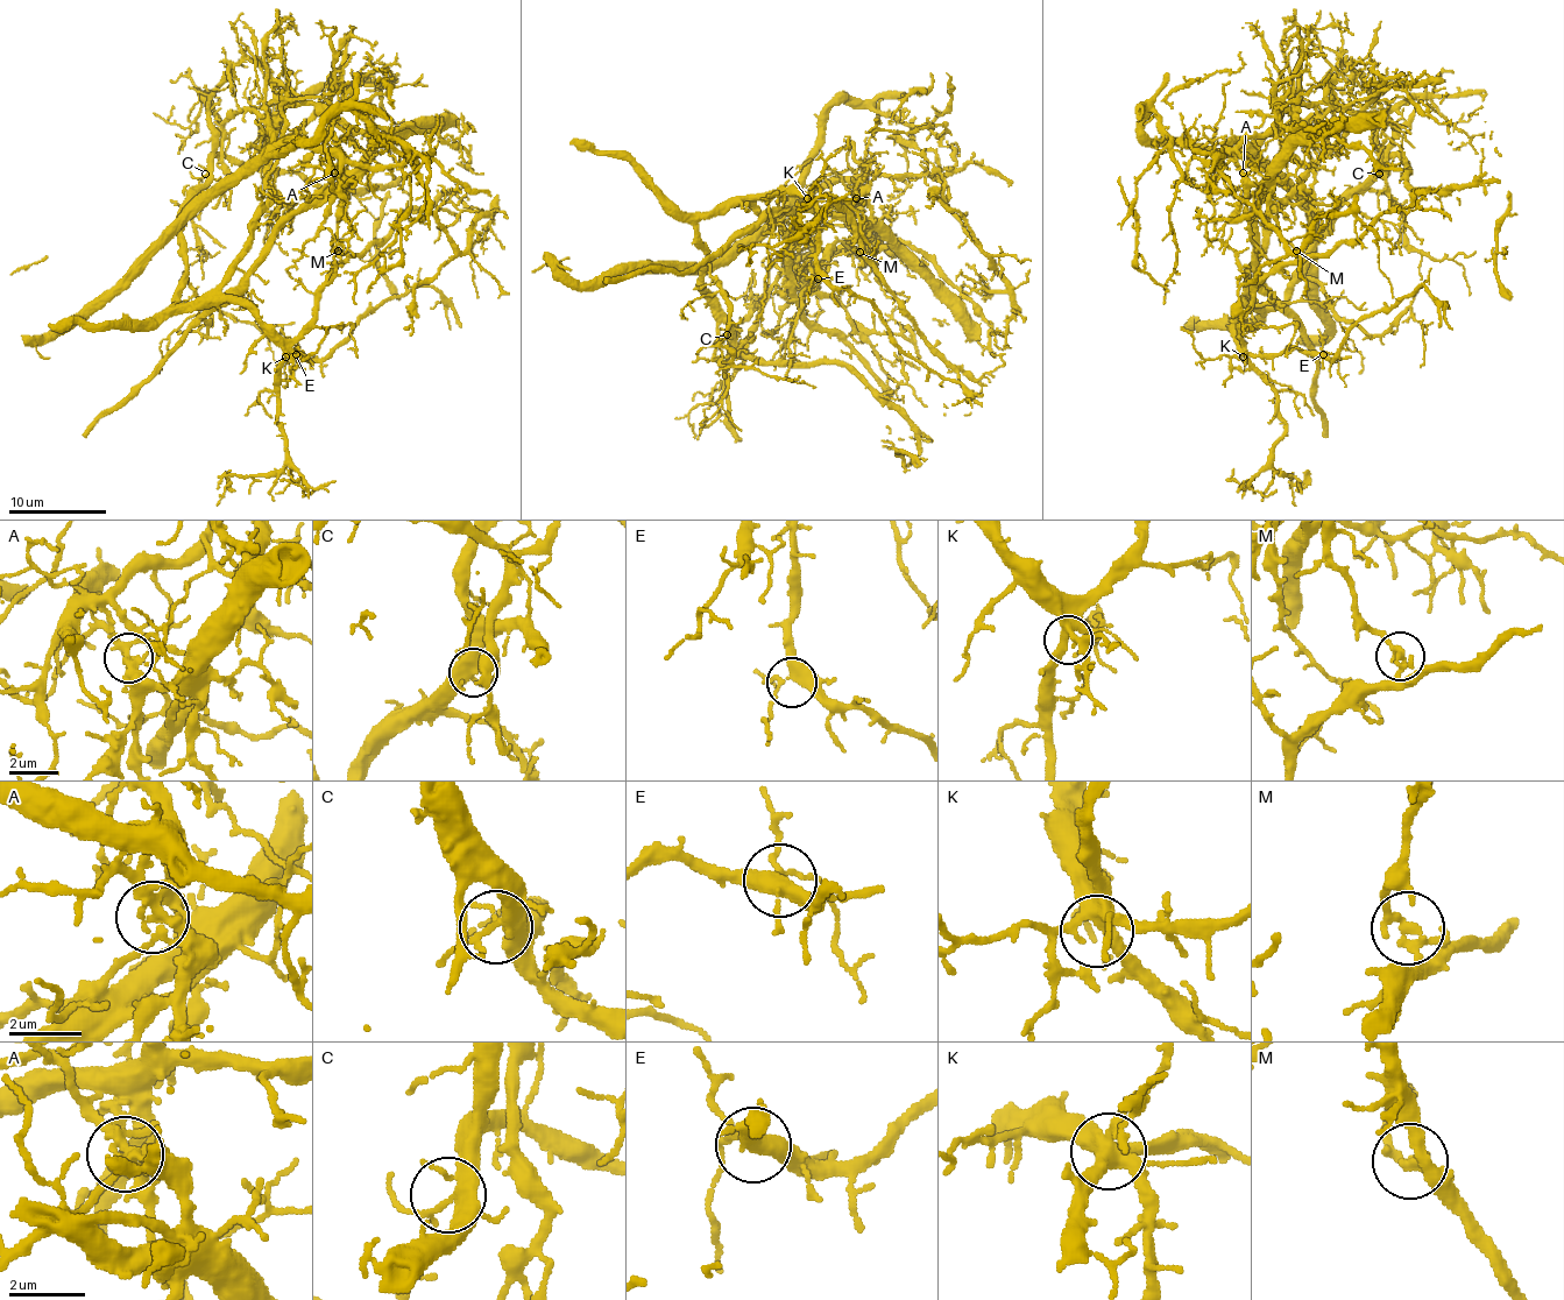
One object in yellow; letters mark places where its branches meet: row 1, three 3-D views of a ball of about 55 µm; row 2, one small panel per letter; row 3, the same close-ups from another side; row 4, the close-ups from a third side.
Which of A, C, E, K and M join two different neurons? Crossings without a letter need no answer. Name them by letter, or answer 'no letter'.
A, M

